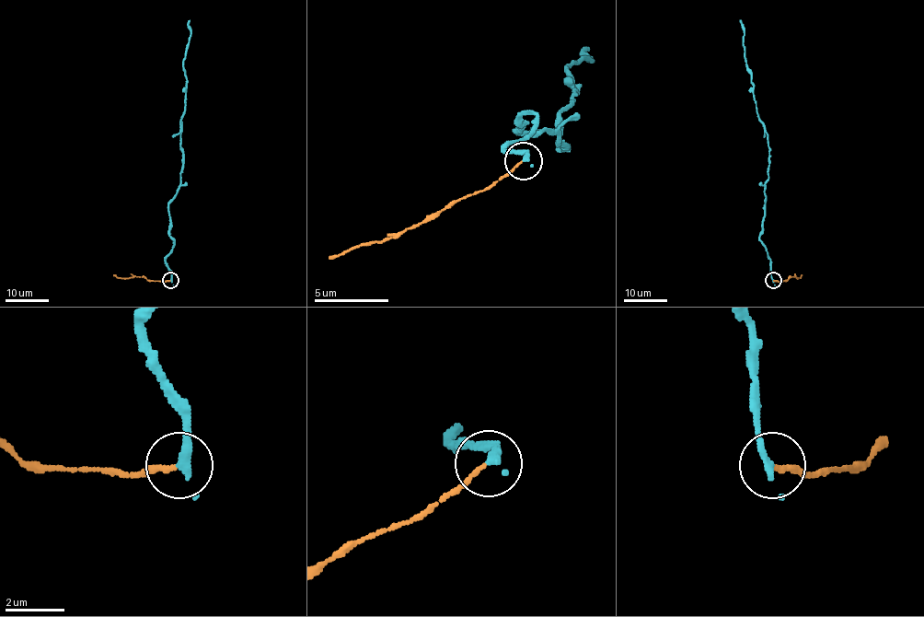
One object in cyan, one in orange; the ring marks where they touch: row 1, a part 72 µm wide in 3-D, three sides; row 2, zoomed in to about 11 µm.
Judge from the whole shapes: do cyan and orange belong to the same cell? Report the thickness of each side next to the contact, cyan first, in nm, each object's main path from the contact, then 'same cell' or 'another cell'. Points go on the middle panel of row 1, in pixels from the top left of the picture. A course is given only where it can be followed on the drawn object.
220 nm thick on the cyan side, 150 nm on the other; cyan runs (524, 160), (505, 148), (536, 126), (520, 115), (516, 130), (550, 130), (565, 148), (558, 115), (587, 48); orange runs (520, 160), (490, 186), (449, 201), (393, 238), (345, 250), (330, 257); another cell

